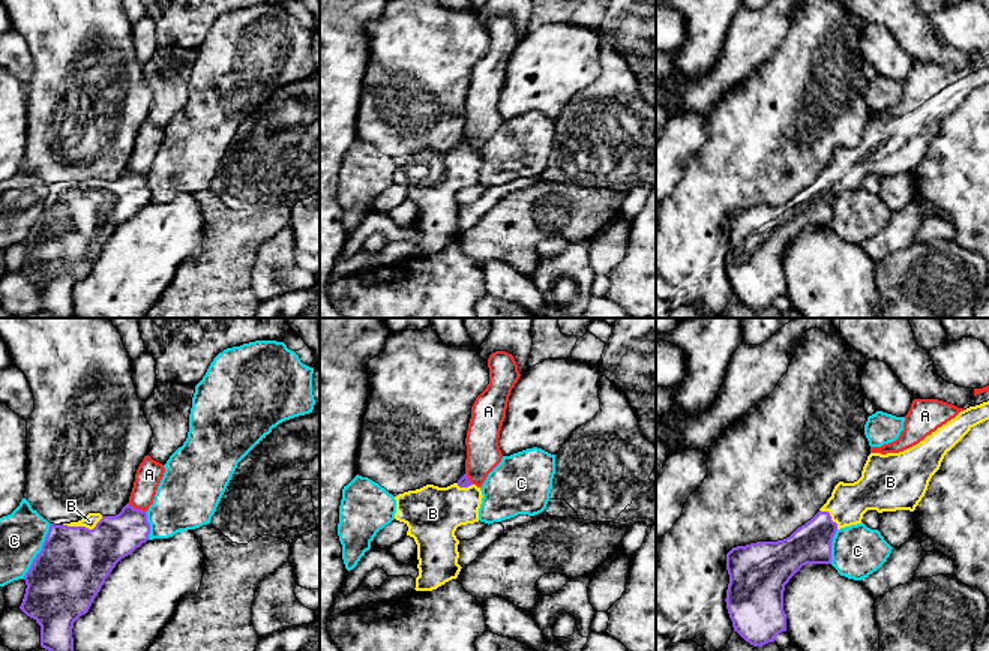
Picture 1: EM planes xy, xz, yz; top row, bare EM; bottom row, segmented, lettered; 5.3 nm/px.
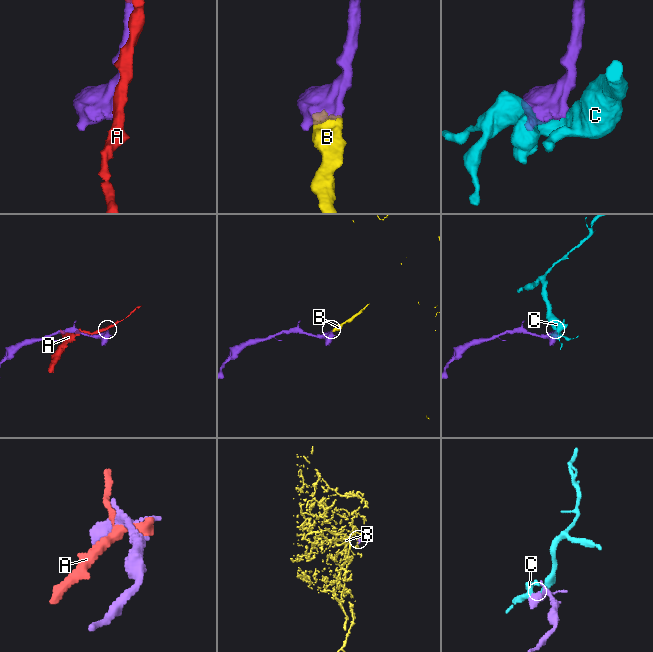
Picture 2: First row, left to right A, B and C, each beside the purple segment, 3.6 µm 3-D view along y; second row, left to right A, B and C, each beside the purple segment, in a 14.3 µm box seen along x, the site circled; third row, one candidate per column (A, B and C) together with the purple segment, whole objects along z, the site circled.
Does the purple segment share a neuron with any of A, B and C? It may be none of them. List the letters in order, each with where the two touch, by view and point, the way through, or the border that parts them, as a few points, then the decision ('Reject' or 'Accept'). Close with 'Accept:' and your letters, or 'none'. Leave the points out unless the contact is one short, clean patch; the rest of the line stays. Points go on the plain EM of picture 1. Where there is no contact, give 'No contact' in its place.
A: Touches purple at xy (137, 173). Reject
B: Touches purple at xy (83, 191). Path across: xy (74, 227), (83, 216), (83, 191), (89, 185). Accept
C: Touches purple at xy (41, 215). Reject
Accept: B

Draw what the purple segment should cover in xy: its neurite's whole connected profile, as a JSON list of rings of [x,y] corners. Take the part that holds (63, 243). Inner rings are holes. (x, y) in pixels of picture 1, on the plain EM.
[[[126,168],[116,180],[102,180],[101,177],[89,177],[78,186],[50,189],[48,198],[42,208],[42,214],[33,224],[24,240],[26,258],[20,273],[41,290],[41,310],[53,318],[74,318],[74,286],[89,276],[95,261],[101,255],[105,243],[116,228],[131,219],[137,212],[149,204],[150,188],[147,177]]]

